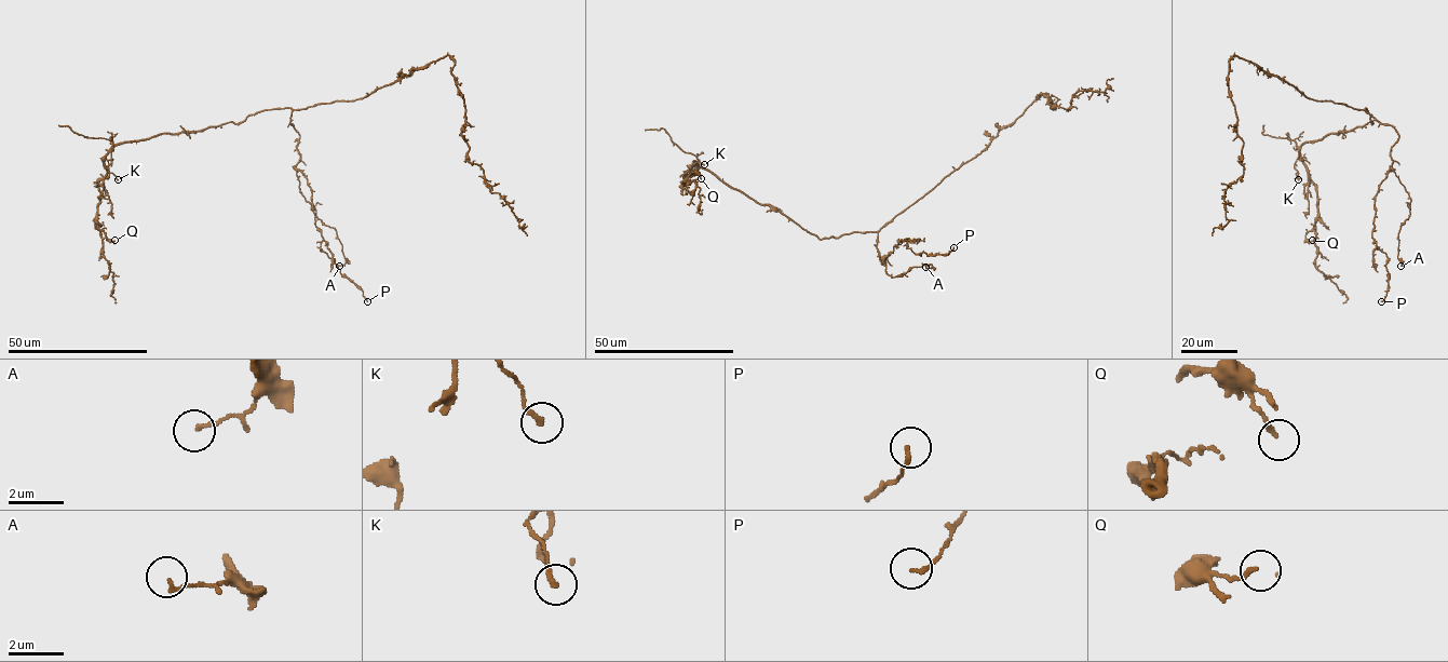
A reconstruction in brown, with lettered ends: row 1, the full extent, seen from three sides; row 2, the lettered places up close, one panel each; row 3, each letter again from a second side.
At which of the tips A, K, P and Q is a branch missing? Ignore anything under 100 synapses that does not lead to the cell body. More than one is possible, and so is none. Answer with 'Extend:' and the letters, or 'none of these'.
Extend: none of these

